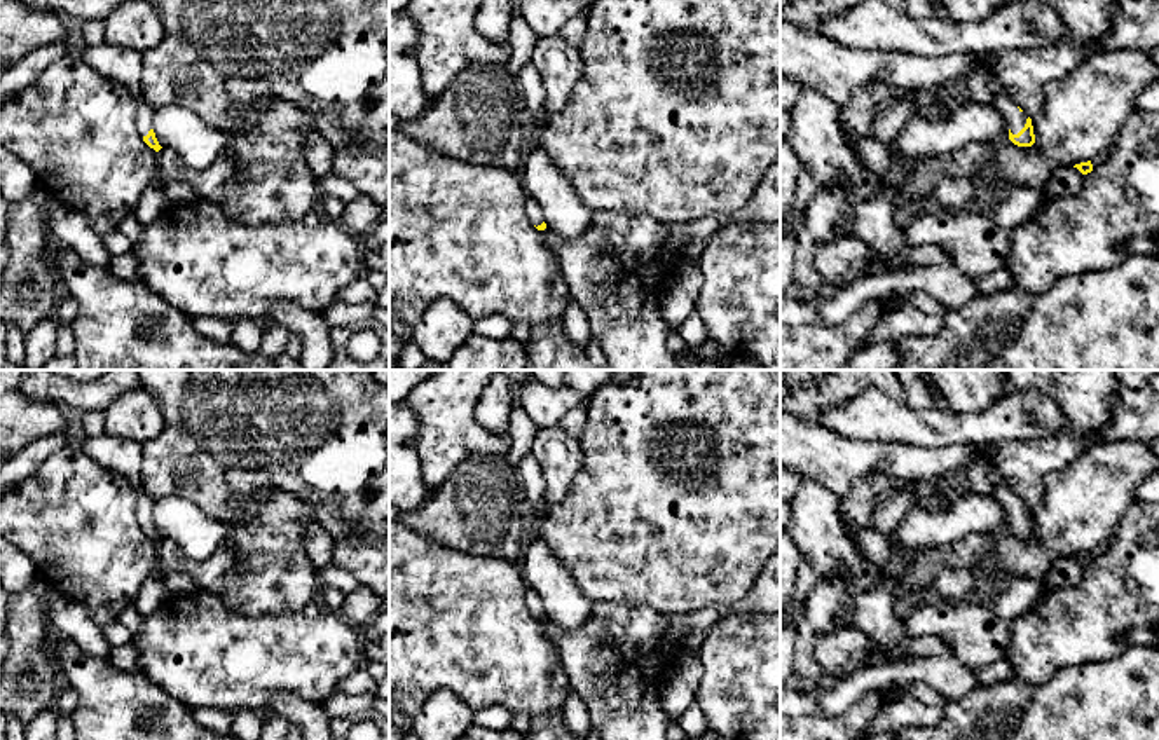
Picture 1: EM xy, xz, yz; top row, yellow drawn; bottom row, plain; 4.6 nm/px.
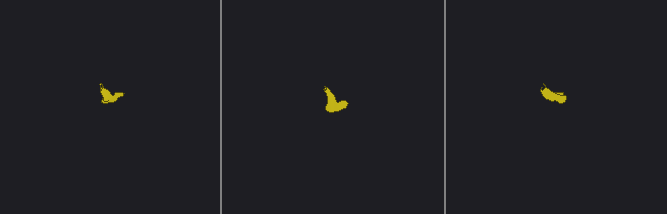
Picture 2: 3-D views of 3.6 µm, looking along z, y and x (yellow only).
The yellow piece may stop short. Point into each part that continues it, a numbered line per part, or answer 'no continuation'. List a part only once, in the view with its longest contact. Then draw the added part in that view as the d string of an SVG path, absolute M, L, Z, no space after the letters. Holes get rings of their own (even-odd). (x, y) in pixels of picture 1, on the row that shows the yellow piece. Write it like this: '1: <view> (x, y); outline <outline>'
1: yz (1009, 110); outline M998 94L995 106L1009 124L1012 134L1018 134L1025 127L1028 115L1007 94Z

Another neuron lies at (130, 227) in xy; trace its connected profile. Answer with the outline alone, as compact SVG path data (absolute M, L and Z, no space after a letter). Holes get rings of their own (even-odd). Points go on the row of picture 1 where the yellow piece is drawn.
M126 215L120 223L119 230L133 243L136 244L141 237L143 227L138 223L134 215Z

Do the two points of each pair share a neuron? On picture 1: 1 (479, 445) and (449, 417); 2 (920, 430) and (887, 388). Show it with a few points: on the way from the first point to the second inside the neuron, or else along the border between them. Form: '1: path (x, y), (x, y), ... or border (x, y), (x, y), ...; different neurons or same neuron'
1: path (472, 440), (456, 424); same neuron
2: border (859, 393), (880, 390), (892, 400), (908, 404); different neurons

